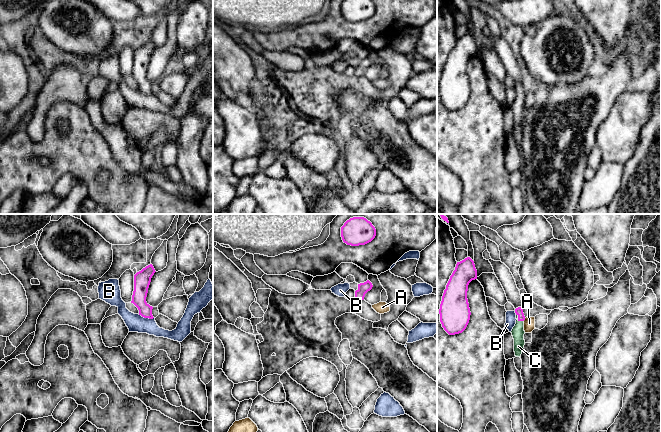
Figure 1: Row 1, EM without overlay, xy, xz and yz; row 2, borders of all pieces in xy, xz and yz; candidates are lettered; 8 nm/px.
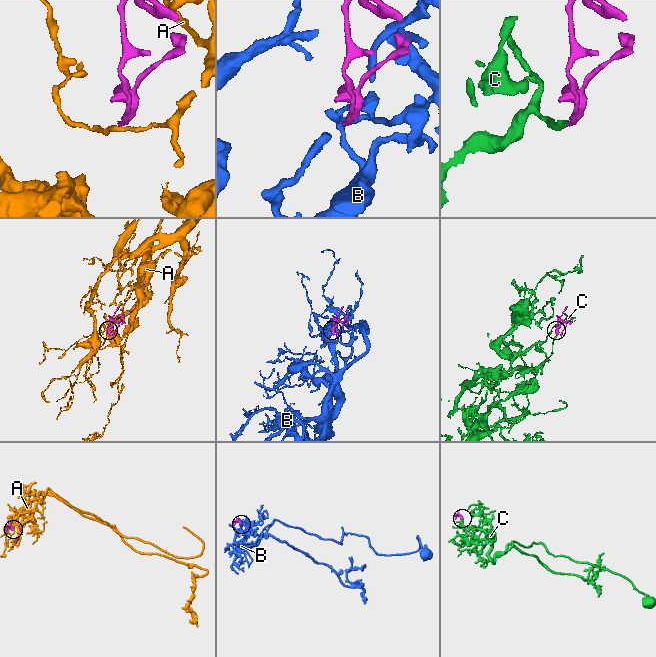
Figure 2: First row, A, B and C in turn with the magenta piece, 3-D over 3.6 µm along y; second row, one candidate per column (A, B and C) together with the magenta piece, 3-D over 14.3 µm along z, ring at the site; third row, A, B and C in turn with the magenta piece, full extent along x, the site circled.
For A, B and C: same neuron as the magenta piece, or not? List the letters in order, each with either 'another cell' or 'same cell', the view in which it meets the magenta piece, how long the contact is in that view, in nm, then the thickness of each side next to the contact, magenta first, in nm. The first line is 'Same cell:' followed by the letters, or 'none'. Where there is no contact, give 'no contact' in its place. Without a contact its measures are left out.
Same cell: C
A: another cell; contact in yz; length 30 nm; calibres 60 and 100 nm
B: another cell; contact in xy; length 130 nm; calibres 110 and 140 nm
C: same cell; contact in yz; length 90 nm; calibres 60 and 100 nm

